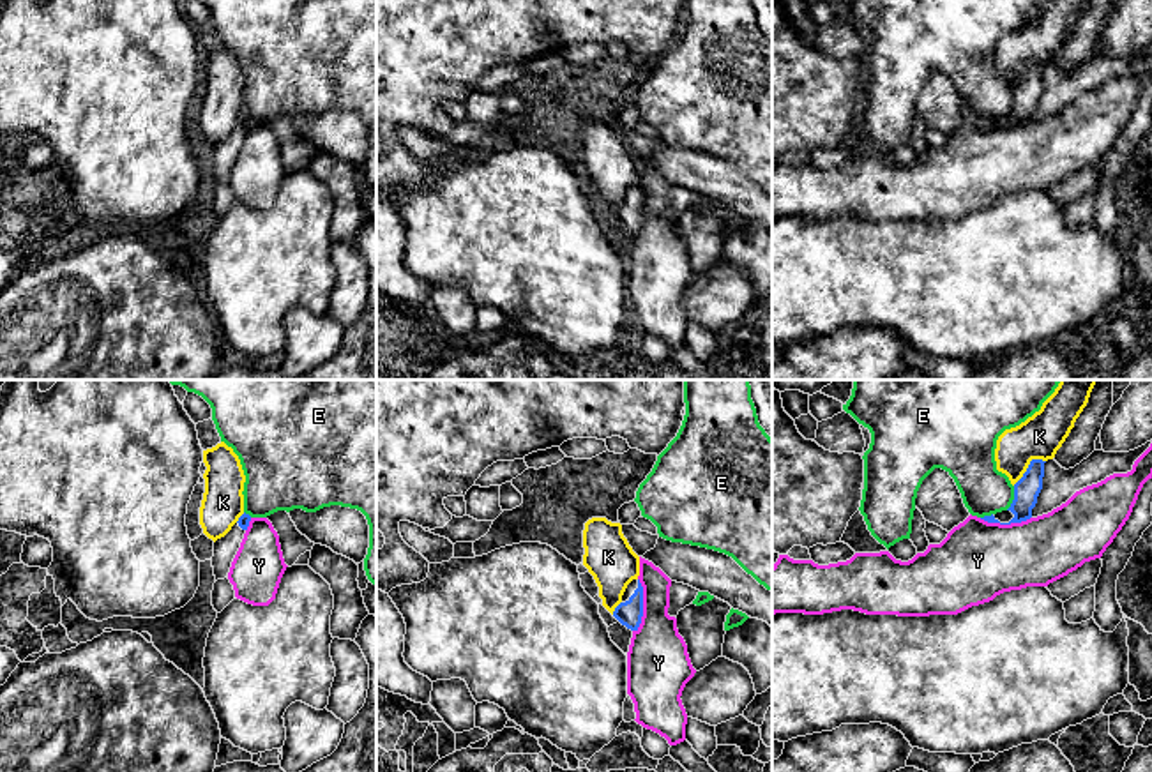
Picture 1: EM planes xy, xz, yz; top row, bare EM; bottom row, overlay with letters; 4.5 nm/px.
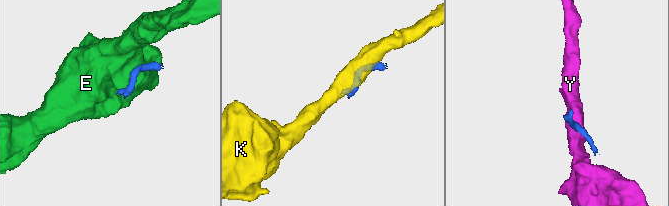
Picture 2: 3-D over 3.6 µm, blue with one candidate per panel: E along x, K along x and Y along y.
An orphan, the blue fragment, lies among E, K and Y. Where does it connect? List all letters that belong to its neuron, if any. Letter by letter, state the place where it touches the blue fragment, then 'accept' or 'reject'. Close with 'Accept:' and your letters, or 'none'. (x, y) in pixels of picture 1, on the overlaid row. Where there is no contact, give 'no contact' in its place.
E: contact yz (1015, 499); reject
K: contact yz (1029, 467); reject
Y: contact xz (642, 605); reject
Accept: none

